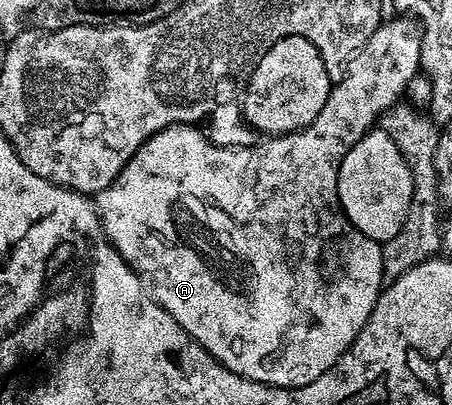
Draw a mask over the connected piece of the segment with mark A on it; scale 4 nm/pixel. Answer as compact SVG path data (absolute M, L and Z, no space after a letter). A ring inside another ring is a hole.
M386 19L381 27L375 30L375 34L371 34L367 43L349 59L340 77L342 80L338 79L332 85L329 97L323 104L323 110L320 110L308 127L262 139L250 148L221 148L213 144L200 127L192 124L172 124L162 132L155 133L150 140L145 140L143 146L139 146L137 153L127 162L127 166L123 166L121 173L113 179L111 186L96 193L95 207L106 238L121 255L123 262L127 262L129 269L141 279L141 285L149 292L149 297L160 308L167 310L167 314L171 314L171 318L175 318L175 322L179 322L183 330L187 330L190 340L199 341L217 361L227 366L230 372L246 376L248 380L269 384L273 388L302 388L315 382L315 378L322 376L336 360L341 359L341 355L349 349L354 338L366 331L374 315L377 298L383 291L381 244L361 233L345 216L337 193L337 175L340 163L347 152L367 135L392 104L398 103L405 96L407 82L411 82L411 78L418 75L421 67L421 29L412 19L396 19ZM245 210L269 210L261 212L265 216L269 214L269 234L265 232L263 238L255 234L257 238L247 236L245 240Z

